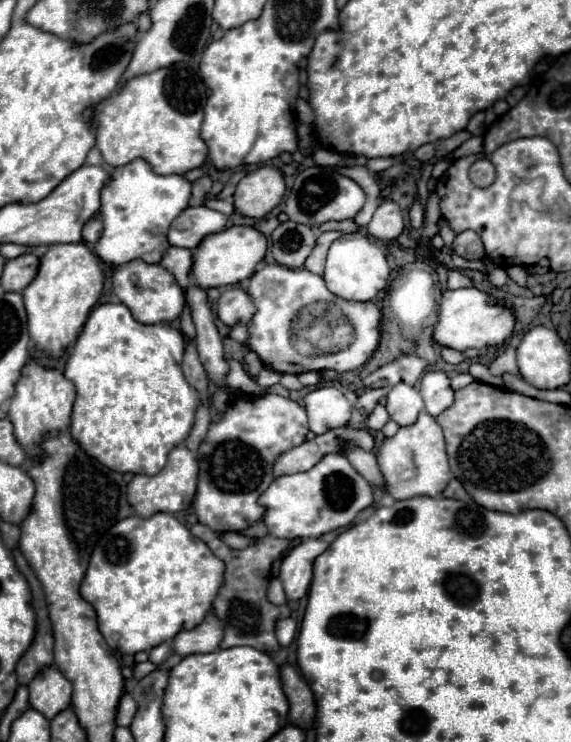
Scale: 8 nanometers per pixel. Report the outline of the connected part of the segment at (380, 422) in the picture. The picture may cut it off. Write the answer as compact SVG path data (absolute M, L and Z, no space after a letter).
M377 405L377 407L373 409L373 413L369 415L369 419L367 419L367 427L373 429L373 431L379 431L379 429L383 429L383 425L385 425L387 421L389 421L387 409L385 409L383 405Z

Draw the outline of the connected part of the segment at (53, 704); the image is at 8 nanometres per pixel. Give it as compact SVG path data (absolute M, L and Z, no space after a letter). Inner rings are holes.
M45 667L29 683L29 703L35 711L53 719L57 713L71 705L71 683L57 667Z

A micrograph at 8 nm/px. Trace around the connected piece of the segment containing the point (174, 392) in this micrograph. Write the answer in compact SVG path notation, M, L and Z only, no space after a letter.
M123 303L97 305L65 365L65 377L75 385L77 399L71 415L71 437L101 465L117 473L155 475L163 469L169 451L185 441L191 431L199 395L183 377L181 361L185 337L171 325L143 325L131 317Z

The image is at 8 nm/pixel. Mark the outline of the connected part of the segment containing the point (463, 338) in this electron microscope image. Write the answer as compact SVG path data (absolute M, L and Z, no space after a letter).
M475 287L445 291L439 309L439 321L433 331L433 339L439 345L465 351L467 347L483 349L483 347L499 347L515 327L515 315L509 307L499 303L489 303L489 293L479 291Z

